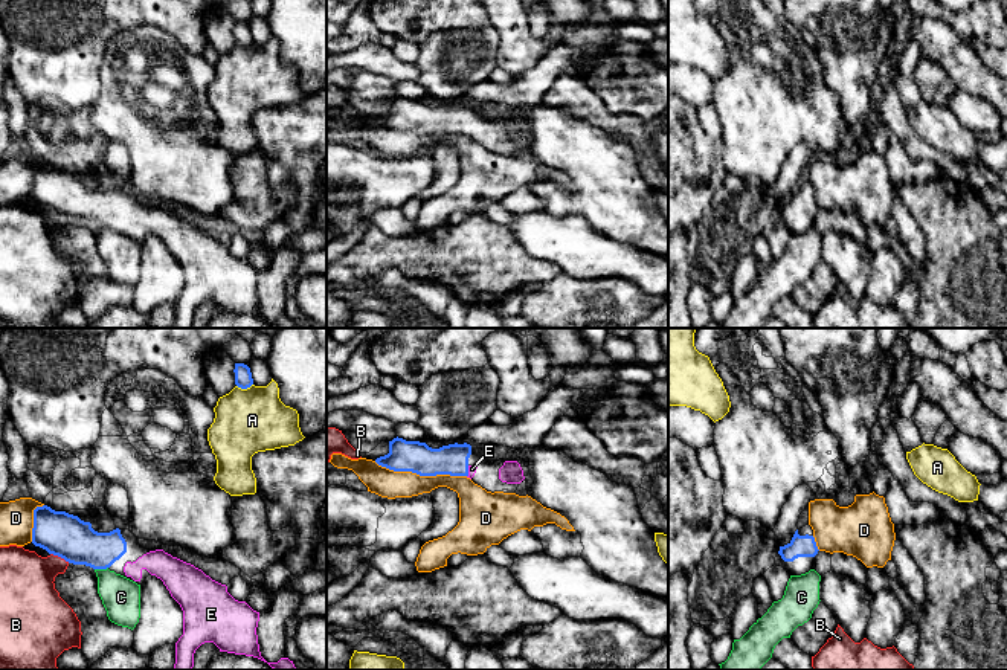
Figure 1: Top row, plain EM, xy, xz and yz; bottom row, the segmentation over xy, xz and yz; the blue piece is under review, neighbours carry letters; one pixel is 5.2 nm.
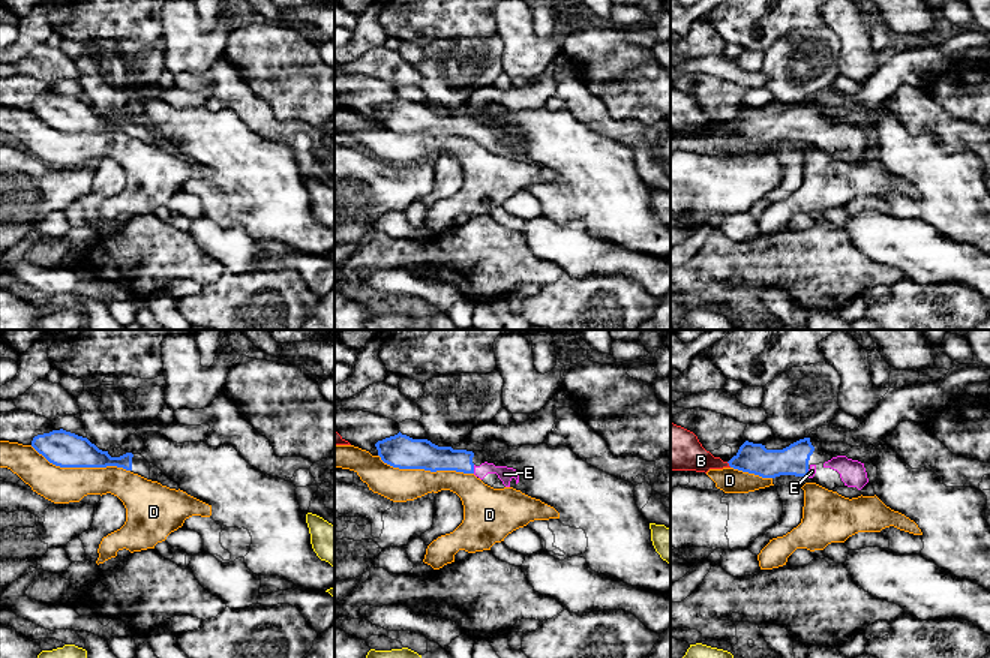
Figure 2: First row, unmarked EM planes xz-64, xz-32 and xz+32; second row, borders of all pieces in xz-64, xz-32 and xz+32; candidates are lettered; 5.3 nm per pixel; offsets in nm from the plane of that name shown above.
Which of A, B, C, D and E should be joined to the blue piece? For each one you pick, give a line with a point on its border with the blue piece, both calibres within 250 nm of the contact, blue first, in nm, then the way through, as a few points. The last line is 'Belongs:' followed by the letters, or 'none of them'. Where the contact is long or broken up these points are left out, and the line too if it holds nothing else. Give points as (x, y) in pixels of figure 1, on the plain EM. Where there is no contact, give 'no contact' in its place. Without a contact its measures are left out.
E: meets blue in xz at (467, 130); 160 nm thick on the blue side, 50 nm on the other; runs through xz (452, 118), (467, 130), (472, 127)
Belongs: E

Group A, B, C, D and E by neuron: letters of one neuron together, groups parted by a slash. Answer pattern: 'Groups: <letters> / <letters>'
Groups: A / B / C / D / E

